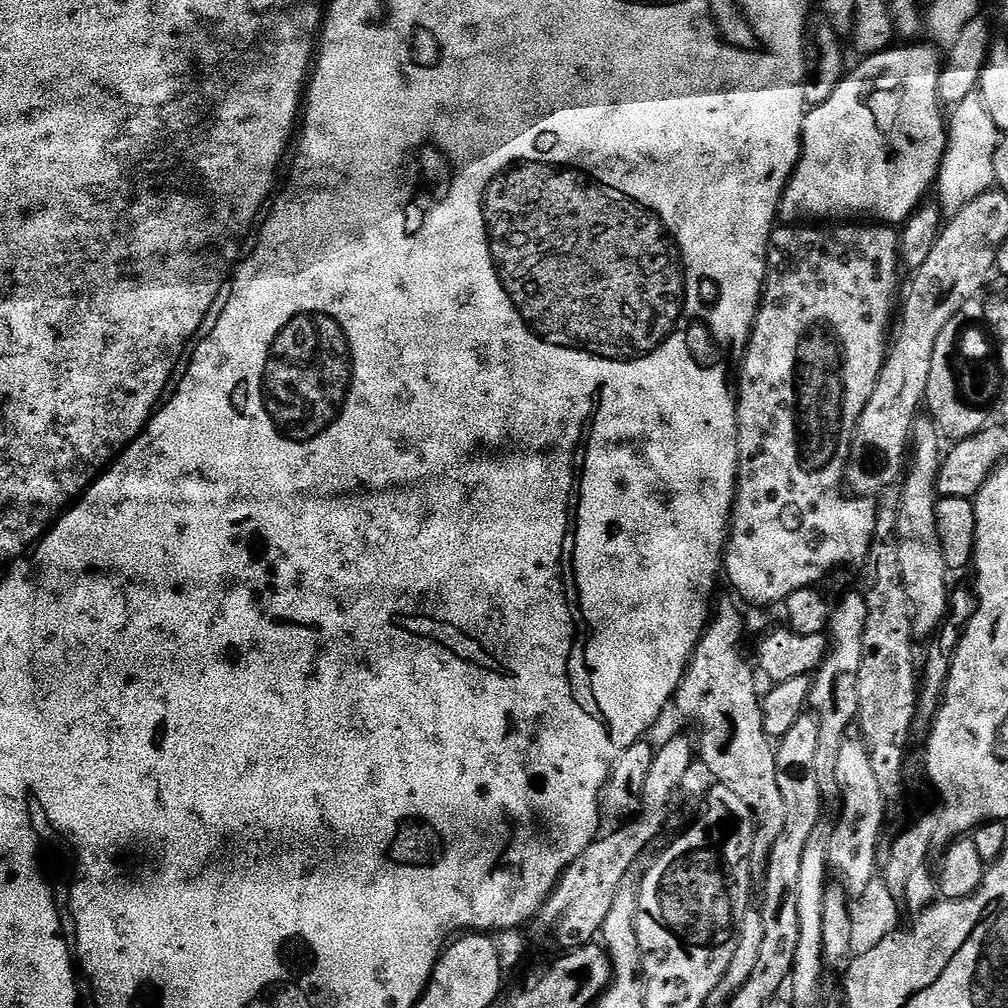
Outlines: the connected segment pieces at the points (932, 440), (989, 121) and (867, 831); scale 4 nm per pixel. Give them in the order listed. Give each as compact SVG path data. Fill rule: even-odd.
M928 416L919 417L913 426L912 458L914 469L905 475L901 489L901 504L897 524L900 537L899 556L903 584L913 604L913 630L917 637L931 637L947 619L950 607L948 578L950 571L943 556L941 540L937 528L936 503L938 493L932 487L932 472L940 472L942 434L934 420Z
M973 94L956 105L948 122L948 150L937 176L938 206L945 217L956 216L976 197L989 192L995 185L994 156L1001 144L999 125L991 118L979 95Z
M863 743L856 744L852 753L848 750L841 751L838 756L839 775L842 777L843 800L848 809L843 817L844 824L836 828L832 836L833 848L830 848L830 864L833 869L840 871L843 887L849 893L857 894L869 885L876 870L876 851L880 848L880 836L872 832L880 824L880 820L868 808L884 808L885 800L879 790L878 779L874 776L874 770L869 768L869 753ZM856 808L864 808L859 812ZM848 814L848 817L846 817Z

